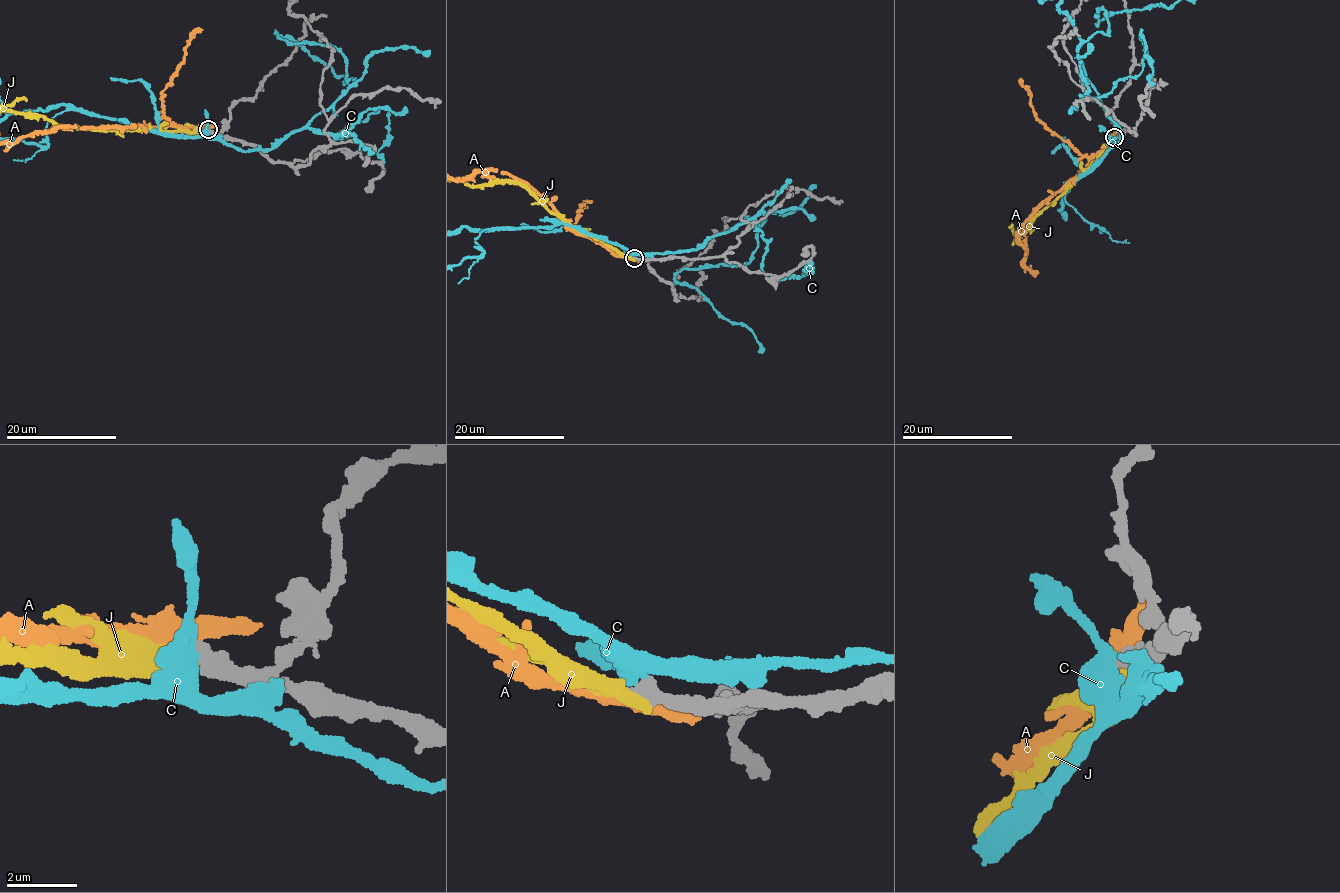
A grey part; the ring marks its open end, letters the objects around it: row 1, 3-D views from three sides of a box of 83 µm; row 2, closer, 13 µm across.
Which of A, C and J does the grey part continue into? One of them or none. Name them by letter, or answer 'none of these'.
none of these

